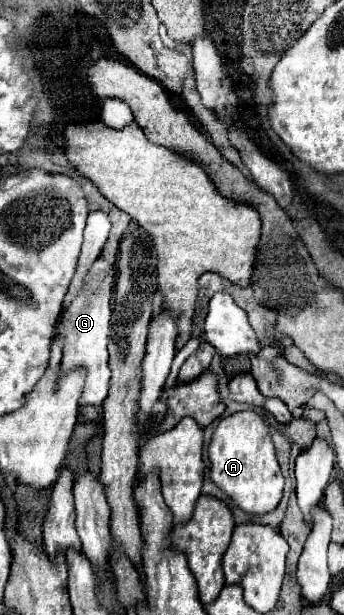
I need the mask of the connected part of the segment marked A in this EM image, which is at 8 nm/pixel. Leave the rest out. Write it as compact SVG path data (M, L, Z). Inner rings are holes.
M254 410L236 412L220 420L212 436L208 456L212 462L210 474L214 484L218 484L244 512L268 514L280 504L284 490L284 476L276 460L268 424Z

